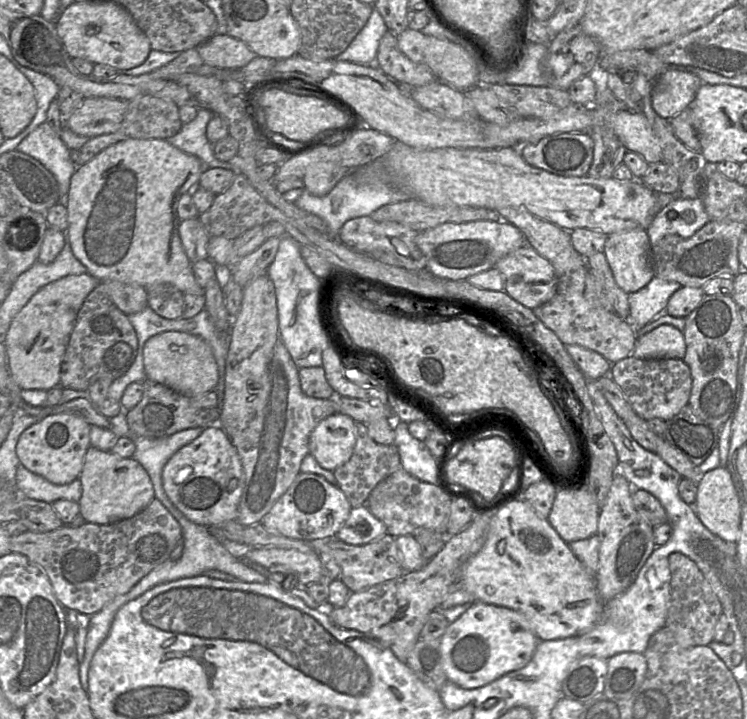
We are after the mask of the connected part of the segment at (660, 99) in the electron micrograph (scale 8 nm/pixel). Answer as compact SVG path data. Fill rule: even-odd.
M667 67L654 81L652 106L662 118L670 120L687 109L702 84L699 77Z

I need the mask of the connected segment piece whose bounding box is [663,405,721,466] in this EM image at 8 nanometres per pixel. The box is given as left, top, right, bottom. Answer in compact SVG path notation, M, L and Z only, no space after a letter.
M689 405L665 421L664 439L695 466L702 464L718 446L721 427L699 418Z

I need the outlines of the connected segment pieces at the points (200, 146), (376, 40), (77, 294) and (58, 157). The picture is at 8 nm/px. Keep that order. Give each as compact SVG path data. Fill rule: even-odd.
M199 109L193 121L184 124L178 134L166 140L183 152L199 158L205 168L236 171L233 161L223 162L216 158L213 145L207 138L207 126L213 117L213 112Z
M373 8L365 26L346 50L335 59L362 65L374 65L380 41L388 31L380 13Z
M88 272L63 277L38 291L12 320L4 345L10 374L21 390L48 391L60 386L61 363L78 312L87 296L100 283Z
M45 122L22 140L16 150L38 160L54 175L61 201L64 201L77 166L71 159L71 150L58 133Z

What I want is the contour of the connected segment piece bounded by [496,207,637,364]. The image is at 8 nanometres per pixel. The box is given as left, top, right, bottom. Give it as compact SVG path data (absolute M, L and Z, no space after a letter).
M503 207L496 211L504 222L519 229L526 244L547 259L555 270L556 292L548 302L533 309L536 317L553 331L564 345L579 345L593 350L611 364L630 356L637 339L636 330L628 319L619 317L615 312L603 308L596 300L587 298L586 259L573 247L570 232L523 209Z

